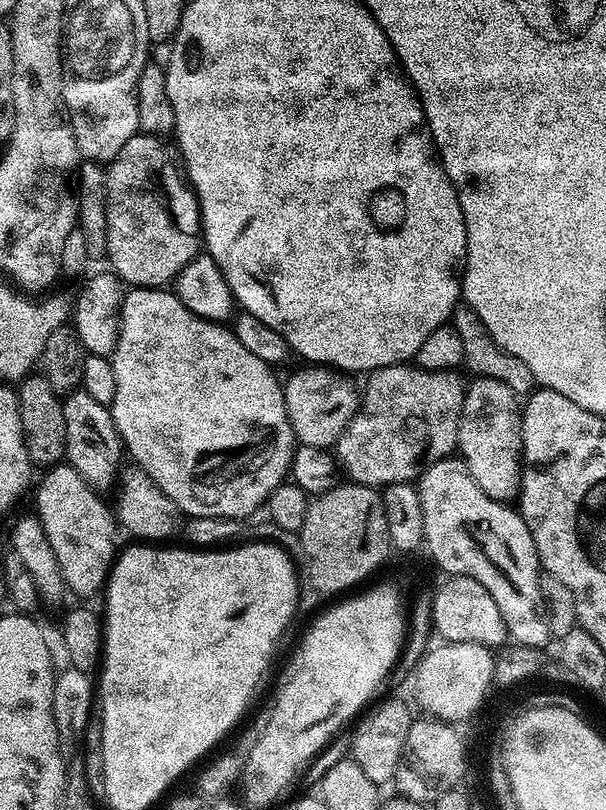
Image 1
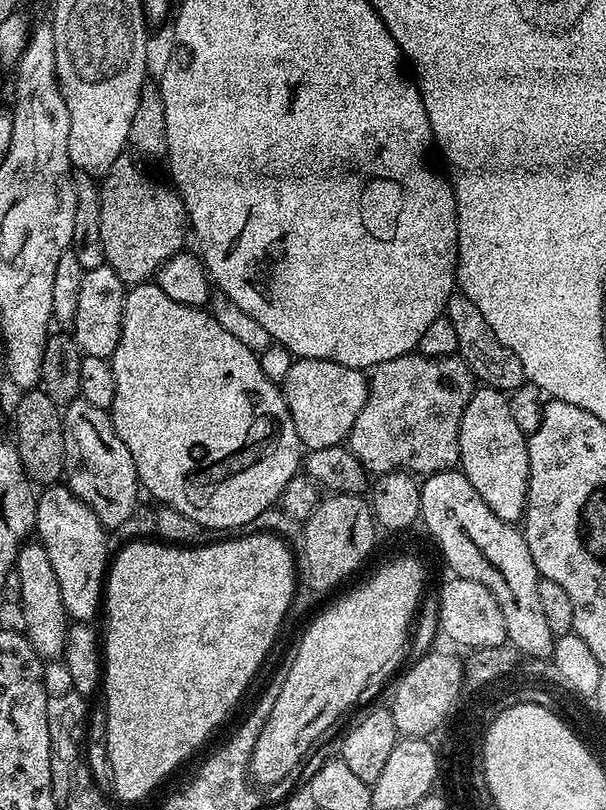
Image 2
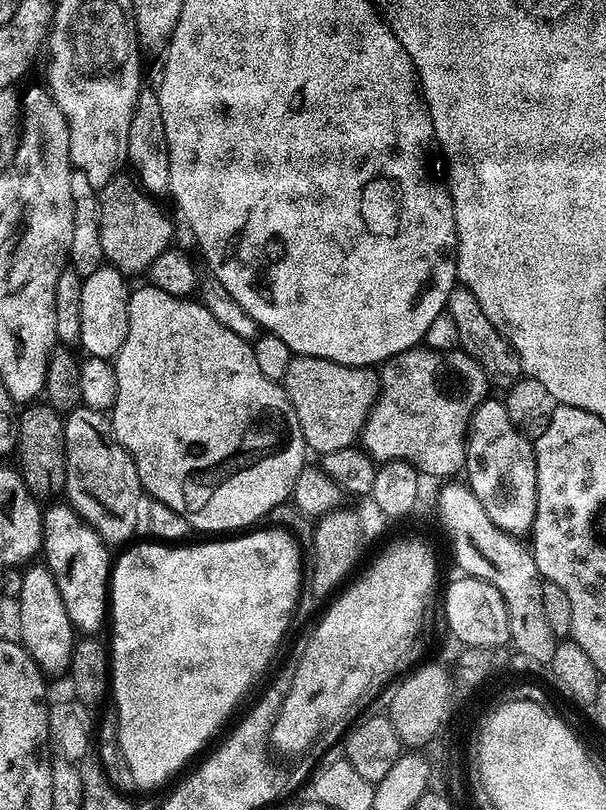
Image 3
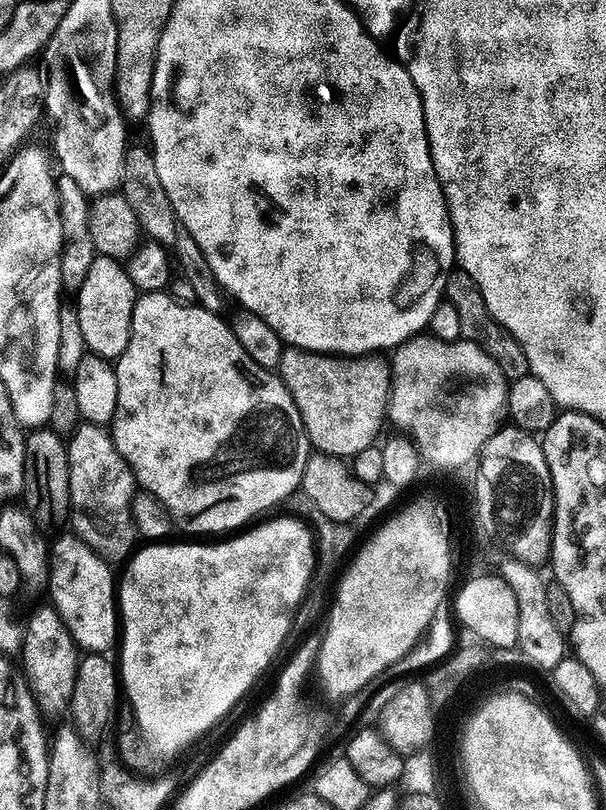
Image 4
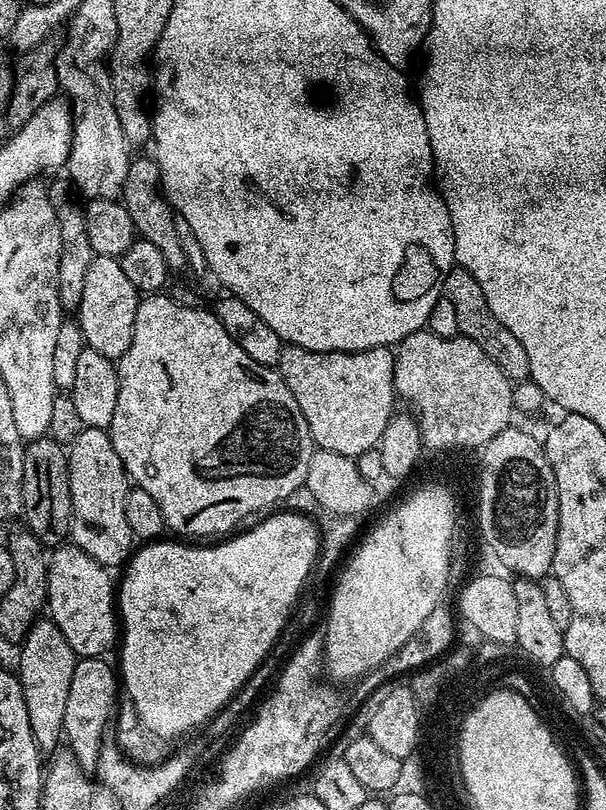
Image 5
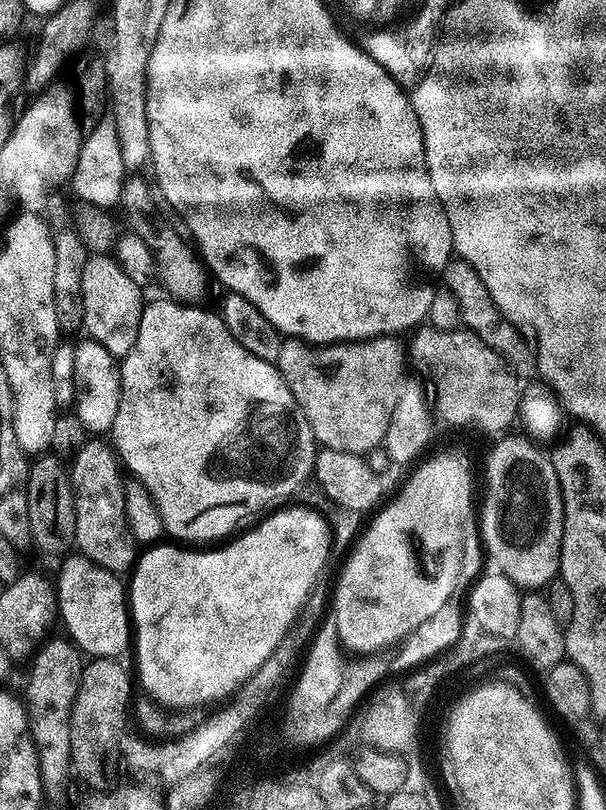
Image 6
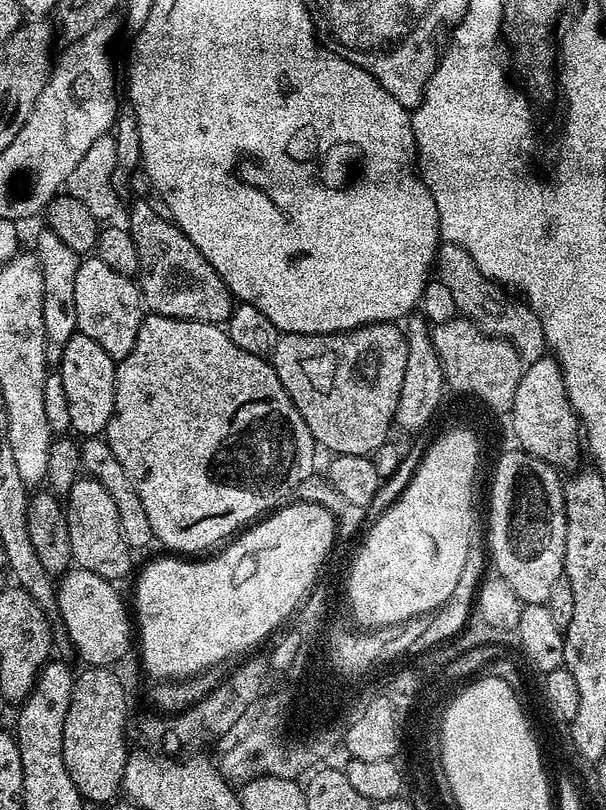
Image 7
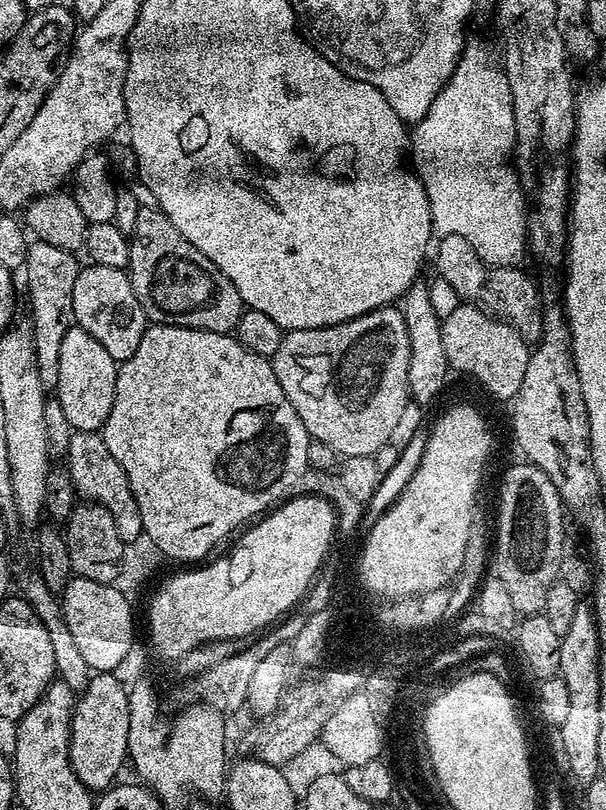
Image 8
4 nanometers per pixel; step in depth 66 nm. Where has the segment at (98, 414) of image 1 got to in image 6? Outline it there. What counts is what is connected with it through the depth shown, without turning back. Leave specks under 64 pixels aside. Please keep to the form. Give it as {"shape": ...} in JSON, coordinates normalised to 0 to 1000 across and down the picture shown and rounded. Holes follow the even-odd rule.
{"shape":[[[147,542],[116,568],[125,677],[130,685],[153,691],[177,706],[205,709],[228,690],[228,673],[211,653],[205,628],[205,598],[201,591],[198,593],[200,574],[195,572],[190,557],[173,544],[172,549],[165,543],[170,542]]]}

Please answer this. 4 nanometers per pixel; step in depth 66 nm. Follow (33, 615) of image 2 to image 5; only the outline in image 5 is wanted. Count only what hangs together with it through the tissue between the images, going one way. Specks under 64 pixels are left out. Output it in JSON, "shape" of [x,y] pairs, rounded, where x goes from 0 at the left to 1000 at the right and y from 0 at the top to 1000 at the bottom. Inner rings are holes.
{"shape":[[[83,763],[61,764],[36,791],[30,805],[33,830],[30,838],[40,853],[40,865],[50,881],[50,896],[56,900],[59,919],[68,926],[97,925],[106,909],[109,862],[116,862],[116,842],[122,842],[122,827],[129,814],[125,805],[99,781],[99,775]]]}

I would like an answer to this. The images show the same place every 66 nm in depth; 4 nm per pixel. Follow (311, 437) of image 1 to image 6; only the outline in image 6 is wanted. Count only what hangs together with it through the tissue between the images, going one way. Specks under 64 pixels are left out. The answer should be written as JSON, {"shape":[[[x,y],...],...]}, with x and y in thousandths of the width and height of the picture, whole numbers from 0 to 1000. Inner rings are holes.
{"shape":[[[652,414],[558,425],[507,425],[502,420],[470,419],[452,448],[479,486],[485,486],[505,521],[512,521],[523,549],[592,560],[606,560],[632,549],[637,526],[644,526],[644,511],[650,511],[650,501],[657,501],[657,486],[670,468],[670,430],[653,420],[658,419]]]}

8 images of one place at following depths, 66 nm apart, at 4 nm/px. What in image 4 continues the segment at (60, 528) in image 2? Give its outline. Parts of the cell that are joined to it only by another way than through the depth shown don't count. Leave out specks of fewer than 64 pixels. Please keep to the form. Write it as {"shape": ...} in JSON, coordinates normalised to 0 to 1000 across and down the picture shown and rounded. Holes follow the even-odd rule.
{"shape":[[[111,660],[96,663],[92,668],[87,665],[83,672],[83,695],[76,717],[76,727],[79,726],[81,733],[86,735],[83,744],[102,763],[102,768],[117,783],[127,801],[137,802],[140,806],[172,807],[180,804],[177,800],[183,795],[186,799],[195,790],[195,721],[188,711],[185,716],[186,702],[177,691],[170,691],[153,677],[142,674],[142,669],[135,669],[132,662]]]}

